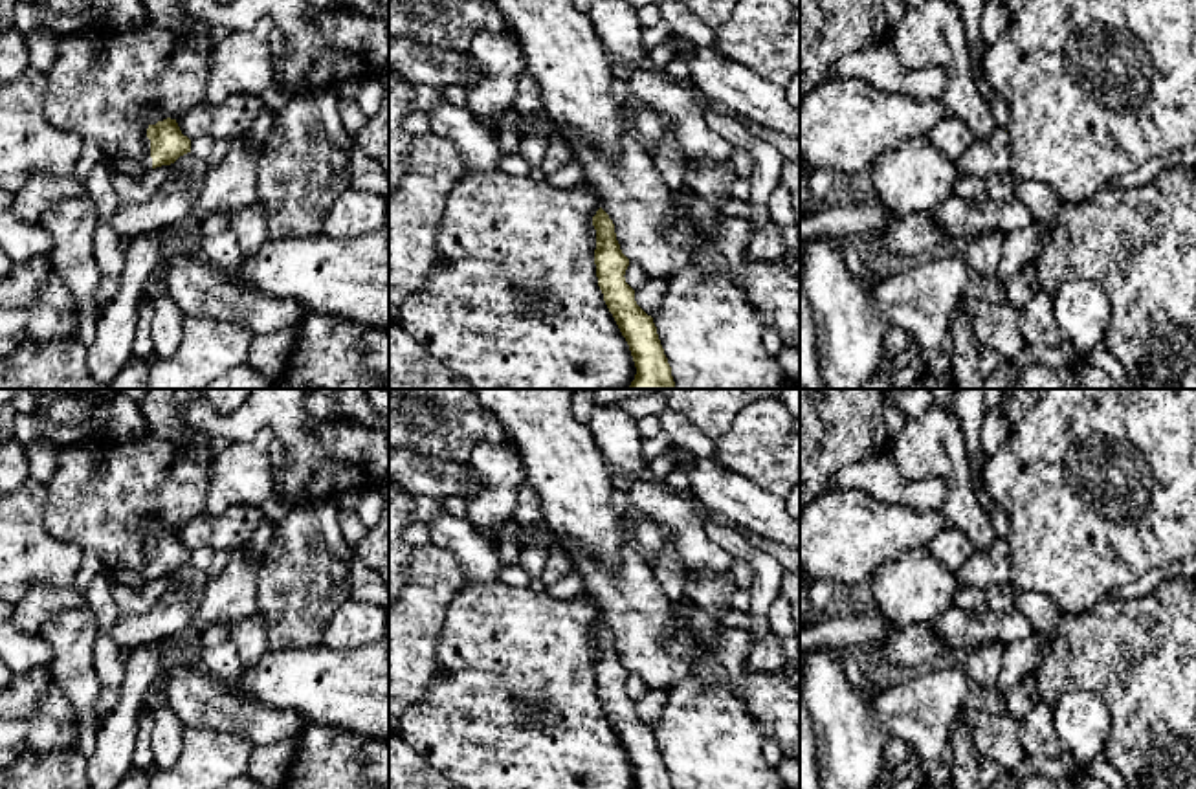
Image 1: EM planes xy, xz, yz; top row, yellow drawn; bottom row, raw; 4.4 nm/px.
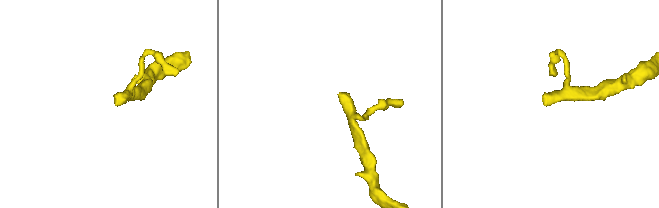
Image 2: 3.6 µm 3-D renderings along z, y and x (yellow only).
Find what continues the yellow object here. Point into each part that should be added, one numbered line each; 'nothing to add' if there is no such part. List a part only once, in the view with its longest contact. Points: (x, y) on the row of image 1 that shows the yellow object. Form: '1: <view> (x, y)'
1: xy (145, 162)

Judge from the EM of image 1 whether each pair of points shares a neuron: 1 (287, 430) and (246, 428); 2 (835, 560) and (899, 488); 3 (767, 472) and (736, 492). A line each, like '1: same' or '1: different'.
1: same
2: different
3: different

